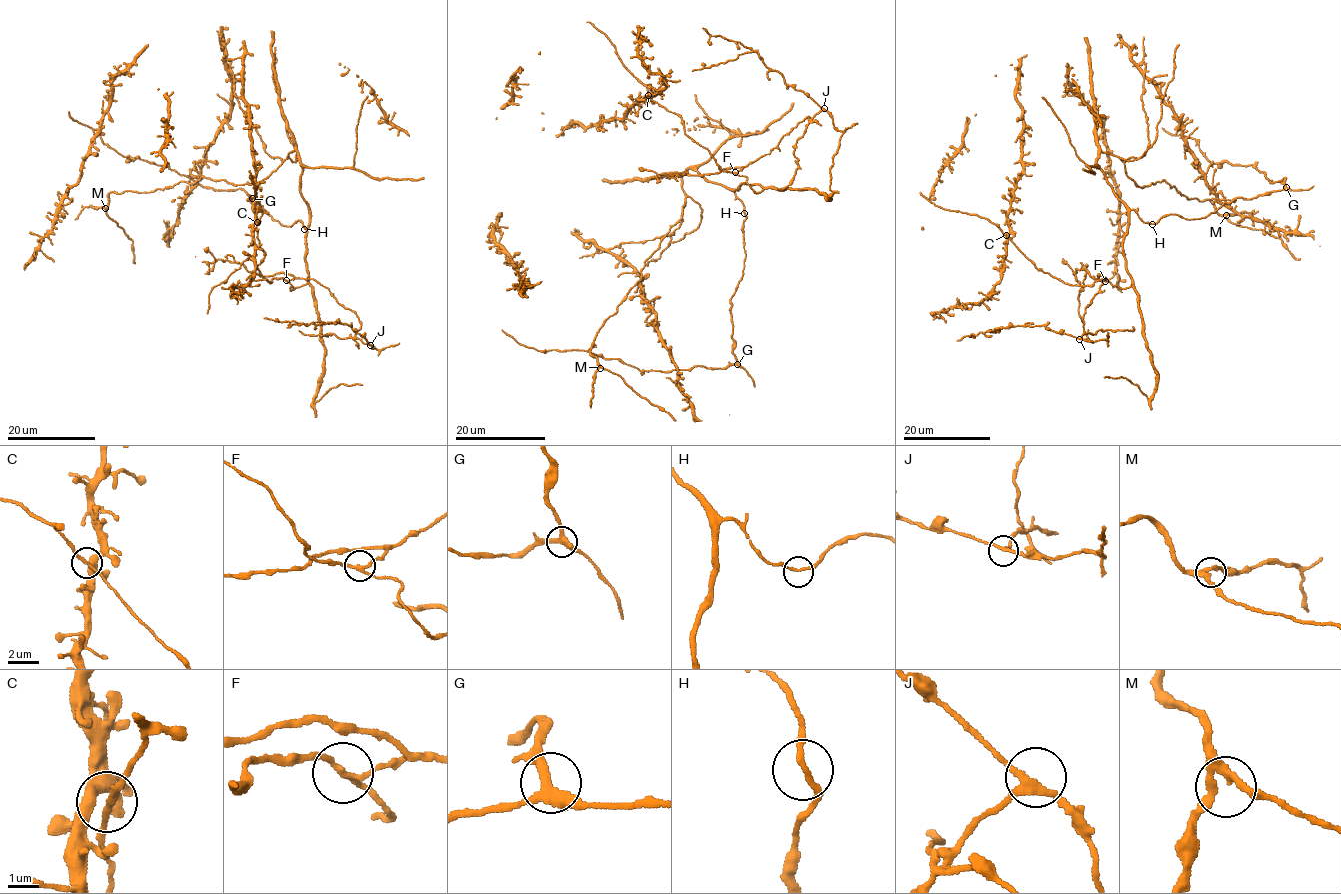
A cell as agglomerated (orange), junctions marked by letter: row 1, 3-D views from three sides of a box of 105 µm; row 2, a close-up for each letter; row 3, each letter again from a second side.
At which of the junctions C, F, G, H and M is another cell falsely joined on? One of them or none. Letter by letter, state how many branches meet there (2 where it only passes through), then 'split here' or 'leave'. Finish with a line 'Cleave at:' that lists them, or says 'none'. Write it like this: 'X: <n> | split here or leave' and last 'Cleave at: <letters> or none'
C: 3 | leave
F: 3 | split here
G: 3 | leave
H: 2 | leave
M: 3 | leave
Cleave at: F

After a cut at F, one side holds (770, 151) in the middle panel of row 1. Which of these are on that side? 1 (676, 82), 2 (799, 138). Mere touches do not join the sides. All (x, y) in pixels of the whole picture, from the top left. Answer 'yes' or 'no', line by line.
1: no
2: yes

